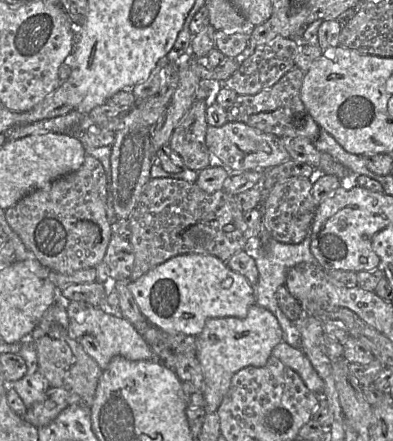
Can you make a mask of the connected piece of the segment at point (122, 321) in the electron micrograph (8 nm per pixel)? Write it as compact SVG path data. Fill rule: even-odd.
M87 306L77 314L75 319L71 319L68 334L83 347L102 370L115 356L121 356L132 361L154 359L154 354L145 339L127 319L121 314L108 314L98 307Z

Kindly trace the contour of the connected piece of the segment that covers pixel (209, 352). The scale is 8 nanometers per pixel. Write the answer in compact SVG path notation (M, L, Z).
M253 304L245 318L222 317L206 321L197 337L196 357L204 375L205 412L216 412L228 392L233 375L247 367L262 367L272 355L274 347L282 341L282 329L277 318L267 309Z

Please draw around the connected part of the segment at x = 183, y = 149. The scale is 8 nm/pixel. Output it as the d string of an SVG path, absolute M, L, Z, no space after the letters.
M205 100L195 101L168 142L170 148L182 158L184 166L196 172L215 166L215 156L209 151L205 140L207 107Z

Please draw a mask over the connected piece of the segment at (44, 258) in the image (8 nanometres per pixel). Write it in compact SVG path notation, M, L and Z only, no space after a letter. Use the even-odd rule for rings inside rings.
M86 155L81 168L34 190L5 210L11 229L34 258L50 271L71 274L103 260L113 227L107 218L108 181L102 164Z

